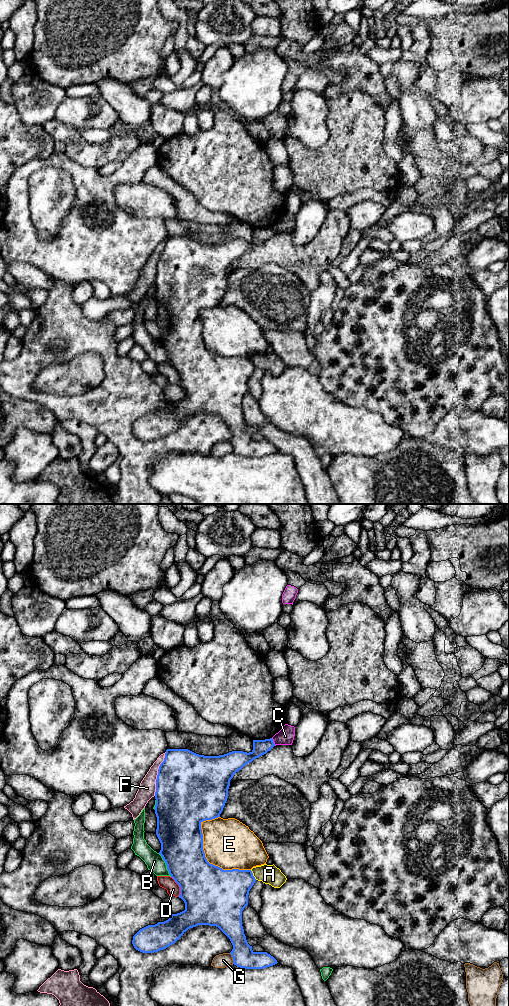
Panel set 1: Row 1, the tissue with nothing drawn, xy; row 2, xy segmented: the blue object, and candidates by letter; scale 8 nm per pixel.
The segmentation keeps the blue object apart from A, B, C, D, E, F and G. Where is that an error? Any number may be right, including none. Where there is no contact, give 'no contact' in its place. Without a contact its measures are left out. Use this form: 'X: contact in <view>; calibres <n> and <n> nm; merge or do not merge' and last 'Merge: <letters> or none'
A: contact in xy; calibres 360 and 160 nm; do not merge
B: contact in xy; calibres 340 and 140 nm; do not merge
C: contact in xy; calibres 130 and 140 nm; do not merge
D: contact in xy; calibres 440 and 110 nm; do not merge
E: contact in xy; calibres 440 and 400 nm; do not merge
F: contact in xy; calibres 500 and 140 nm; do not merge
G: contact in xy; calibres 180 and 110 nm; do not merge
Merge: none

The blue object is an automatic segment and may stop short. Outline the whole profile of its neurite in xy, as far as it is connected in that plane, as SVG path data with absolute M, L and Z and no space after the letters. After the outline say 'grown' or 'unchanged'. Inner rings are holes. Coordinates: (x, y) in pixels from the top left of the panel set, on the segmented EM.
M273 739L253 740L253 750L249 753L243 751L232 751L219 756L204 756L196 754L188 749L167 749L164 761L160 764L156 779L155 792L155 814L157 817L156 835L161 843L159 854L167 865L171 877L180 887L180 895L185 903L185 910L171 914L171 917L155 925L148 925L140 929L134 936L132 944L134 948L142 953L154 953L166 949L174 944L190 928L198 925L209 925L218 927L231 941L233 949L230 954L233 964L245 969L263 969L277 964L277 960L267 952L254 952L246 940L242 926L242 911L248 905L249 891L256 879L251 870L223 870L210 864L203 850L203 834L201 823L220 817L228 798L230 780L234 774L241 770L246 764L266 754L275 746Z; unchanged

